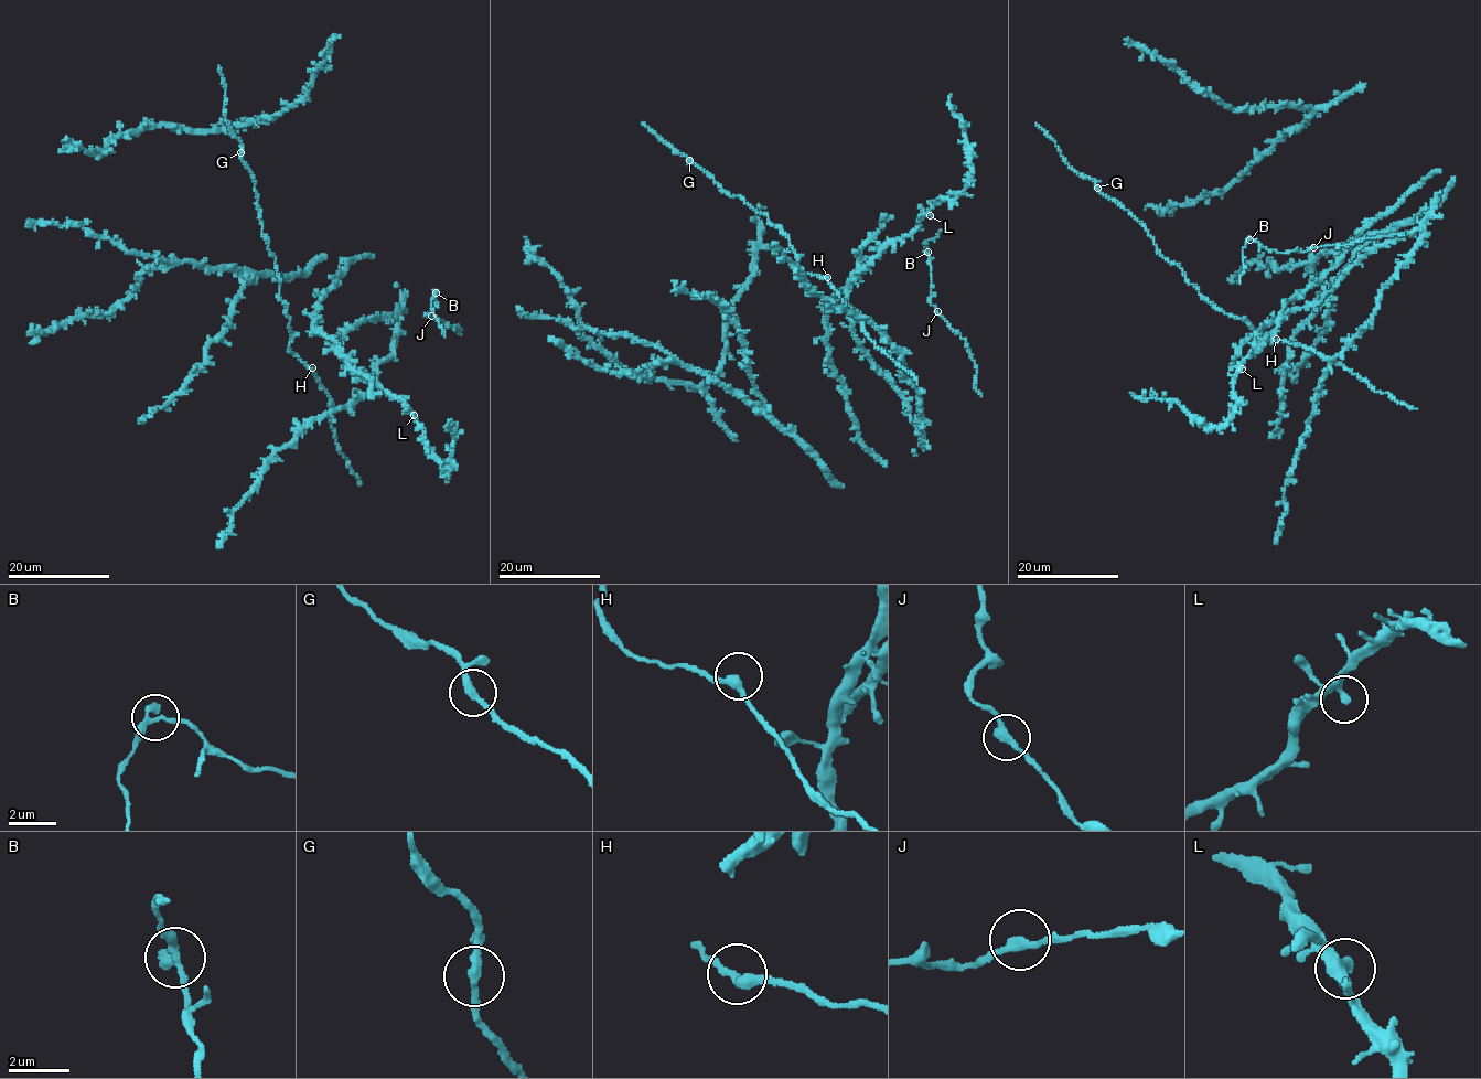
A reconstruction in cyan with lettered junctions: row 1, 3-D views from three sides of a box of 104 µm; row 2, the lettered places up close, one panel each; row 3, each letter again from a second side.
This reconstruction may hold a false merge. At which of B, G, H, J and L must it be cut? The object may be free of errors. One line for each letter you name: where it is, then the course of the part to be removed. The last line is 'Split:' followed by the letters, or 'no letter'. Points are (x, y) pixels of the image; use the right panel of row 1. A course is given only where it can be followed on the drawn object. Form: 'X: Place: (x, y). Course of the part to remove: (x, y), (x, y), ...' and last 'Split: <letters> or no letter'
B: Place: (1249, 239). Course of the part to remove: (1249, 239), (1242, 252), (1244, 268), (1241, 284)
Split: B

